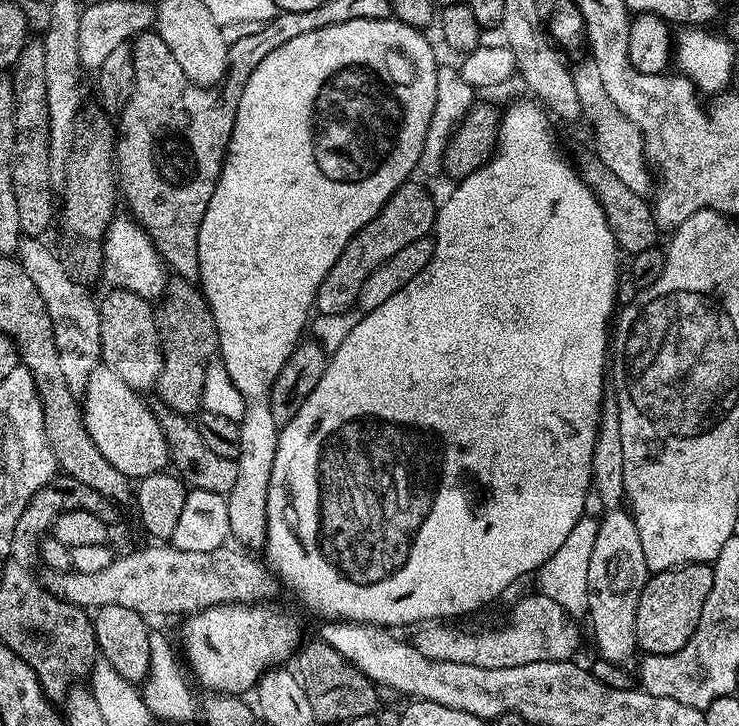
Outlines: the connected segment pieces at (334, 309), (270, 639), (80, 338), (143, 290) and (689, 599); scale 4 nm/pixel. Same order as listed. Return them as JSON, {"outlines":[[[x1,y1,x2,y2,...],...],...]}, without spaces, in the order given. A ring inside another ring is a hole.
{"outlines":[[[409,178,382,206,382,210,342,250,338,262,326,274,322,286,318,286,316,295,315,311,322,316,341,316,343,312,350,312,356,308,356,299,362,290,362,282,374,274,382,262,394,258,402,246,410,246,418,238,428,236,435,229,436,213,438,211,437,201,432,201,432,196,416,181,416,178]],[[219,604,213,608,204,608,200,612,193,612,183,621,184,629,180,632,180,640,184,643,184,654,182,650,182,656,185,660,188,659,188,664,192,667,192,672,201,680,205,685,205,689,213,692,226,692,229,694,244,694,244,691,255,689,256,681,260,679,263,672,268,671,273,666,280,666,285,663,295,653,298,645,301,643,302,637,300,637,300,628,296,624,291,624,284,616,279,616,278,613,268,608,270,606,257,606,256,604]],[[24,238,15,250,22,270,26,270,30,282,38,286,38,294,42,294,42,302,46,302,46,310,50,314,50,322,54,326,54,342,58,346,58,363,62,365,62,374,66,378,66,386,70,386,72,395,83,397,86,382,90,382,90,374,101,363,100,359,100,309,97,301,87,292,83,283,77,282,65,261,55,256,44,245,40,238]],[[116,214,108,224,104,235,104,266,102,280,112,288,125,288,149,302,156,302,164,295,170,279,169,269,160,251,148,236,148,231,131,215]],[[682,564,669,572,649,575,642,598,638,598,637,649,650,656,665,656,682,650,682,646,690,642,698,618,702,618,702,606,706,606,710,586,714,586,711,564]]]}

